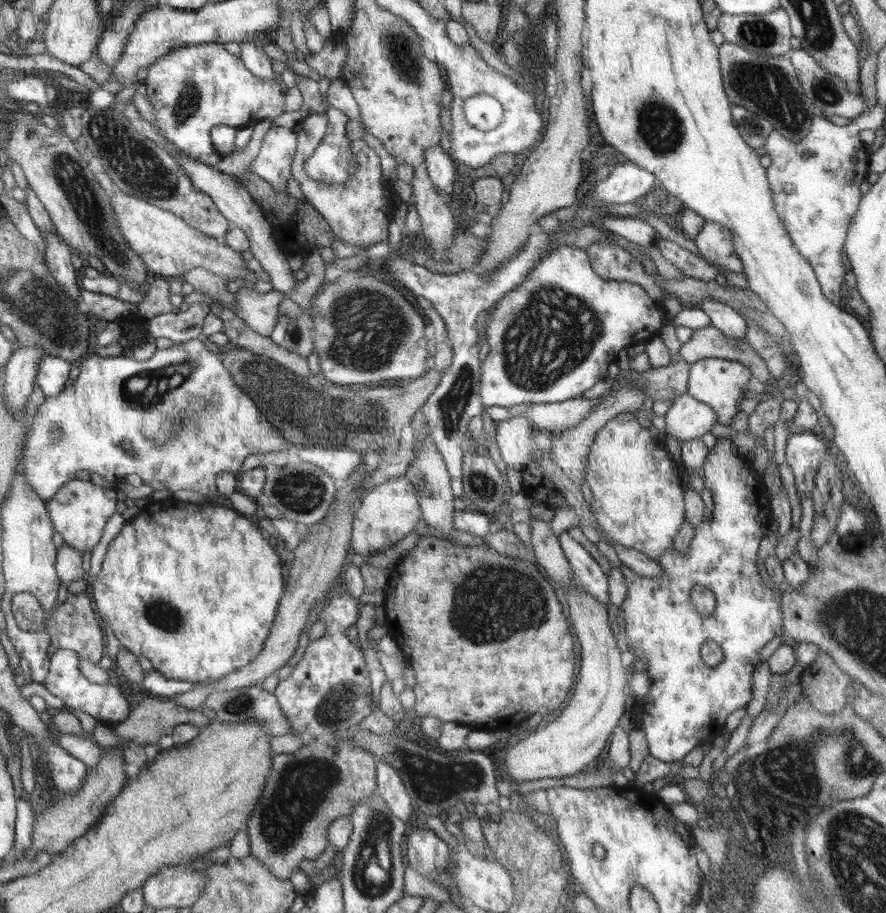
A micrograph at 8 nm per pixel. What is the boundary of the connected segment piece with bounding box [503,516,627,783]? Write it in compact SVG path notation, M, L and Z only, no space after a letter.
M531 516L529 522L532 550L535 554L532 561L553 578L554 584L561 589L566 601L566 612L572 619L572 626L576 628L581 655L579 681L576 682L575 693L572 694L568 706L558 712L553 722L538 725L538 728L521 736L516 745L508 745L506 757L503 758L504 766L508 776L518 783L547 778L559 780L582 773L586 764L590 764L596 756L602 754L602 748L606 748L608 738L618 726L626 704L624 690L627 669L622 666L620 650L608 626L606 604L600 604L595 595L577 584L572 568L548 522L534 516Z

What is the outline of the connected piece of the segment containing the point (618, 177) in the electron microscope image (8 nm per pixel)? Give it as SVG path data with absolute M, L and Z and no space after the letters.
M616 164L611 168L609 176L596 181L590 198L609 205L634 203L635 200L649 198L657 183L655 174L640 168L637 164Z

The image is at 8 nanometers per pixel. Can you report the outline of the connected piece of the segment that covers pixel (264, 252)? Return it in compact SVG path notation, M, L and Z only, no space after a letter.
M176 156L178 165L184 169L184 172L190 177L192 186L200 192L205 192L212 198L218 210L229 220L241 228L248 237L250 252L253 252L254 260L258 261L265 272L269 275L269 281L272 282L274 290L284 293L287 296L296 286L296 277L294 271L289 267L287 258L284 256L282 248L272 237L272 225L263 213L262 207L253 199L249 190L240 184L232 175L222 173L218 169L212 169L194 158L186 156Z

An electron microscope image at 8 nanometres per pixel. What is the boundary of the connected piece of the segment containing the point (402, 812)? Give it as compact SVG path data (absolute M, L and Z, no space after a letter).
M379 760L378 765L378 789L376 790L383 798L385 805L398 818L405 823L412 814L412 799L398 774L398 770L385 760Z

